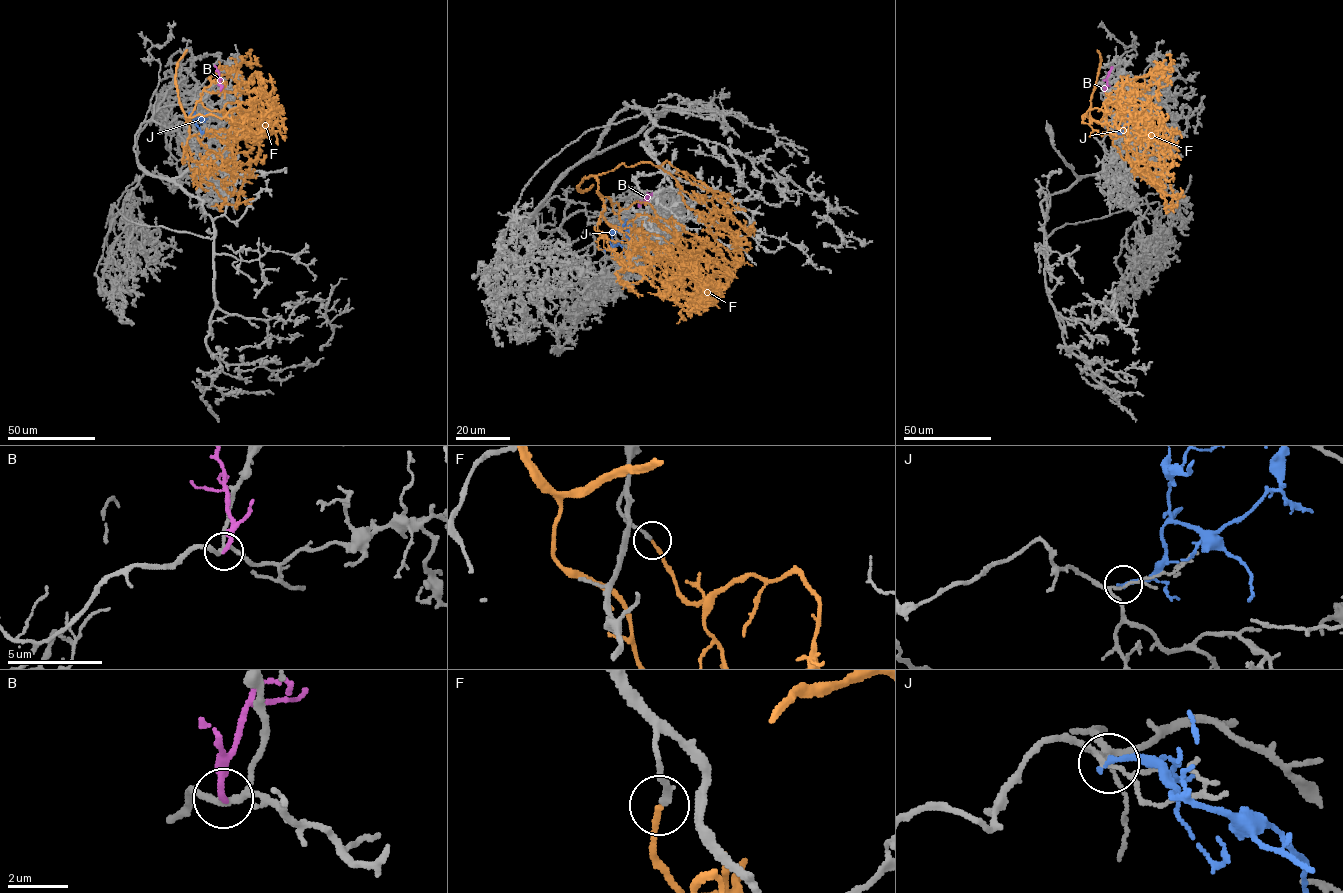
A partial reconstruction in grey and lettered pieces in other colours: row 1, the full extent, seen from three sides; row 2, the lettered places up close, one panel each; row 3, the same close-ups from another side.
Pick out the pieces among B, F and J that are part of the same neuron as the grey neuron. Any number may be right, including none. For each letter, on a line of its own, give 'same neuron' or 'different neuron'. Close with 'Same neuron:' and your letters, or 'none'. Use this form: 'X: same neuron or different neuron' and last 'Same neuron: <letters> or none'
B: different neuron
F: different neuron
J: different neuron
Same neuron: none

